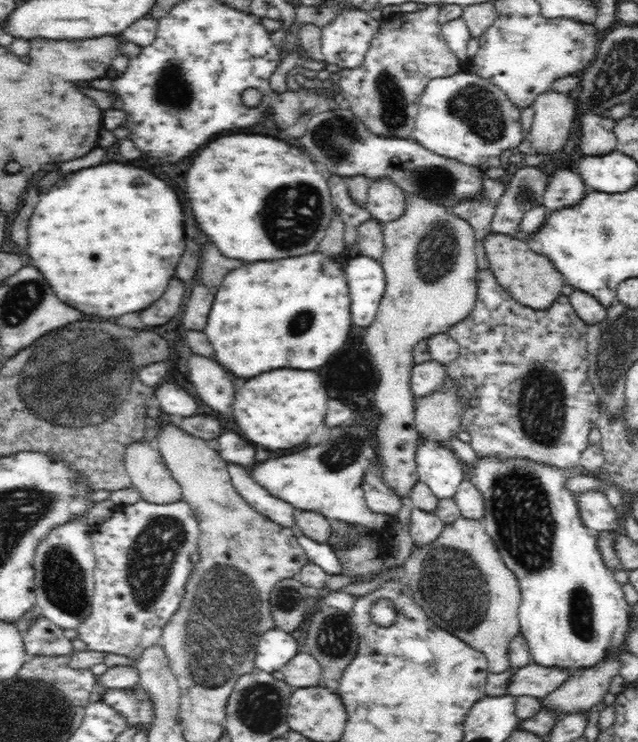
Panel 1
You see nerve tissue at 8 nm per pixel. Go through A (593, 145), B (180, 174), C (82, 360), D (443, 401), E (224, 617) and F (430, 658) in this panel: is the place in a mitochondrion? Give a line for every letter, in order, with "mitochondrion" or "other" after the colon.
A: other
B: other
C: mitochondrion
D: other
E: mitochondrion
F: other

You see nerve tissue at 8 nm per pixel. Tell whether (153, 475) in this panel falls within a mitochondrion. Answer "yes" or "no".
no

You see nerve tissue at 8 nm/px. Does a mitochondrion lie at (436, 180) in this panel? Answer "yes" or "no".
yes

